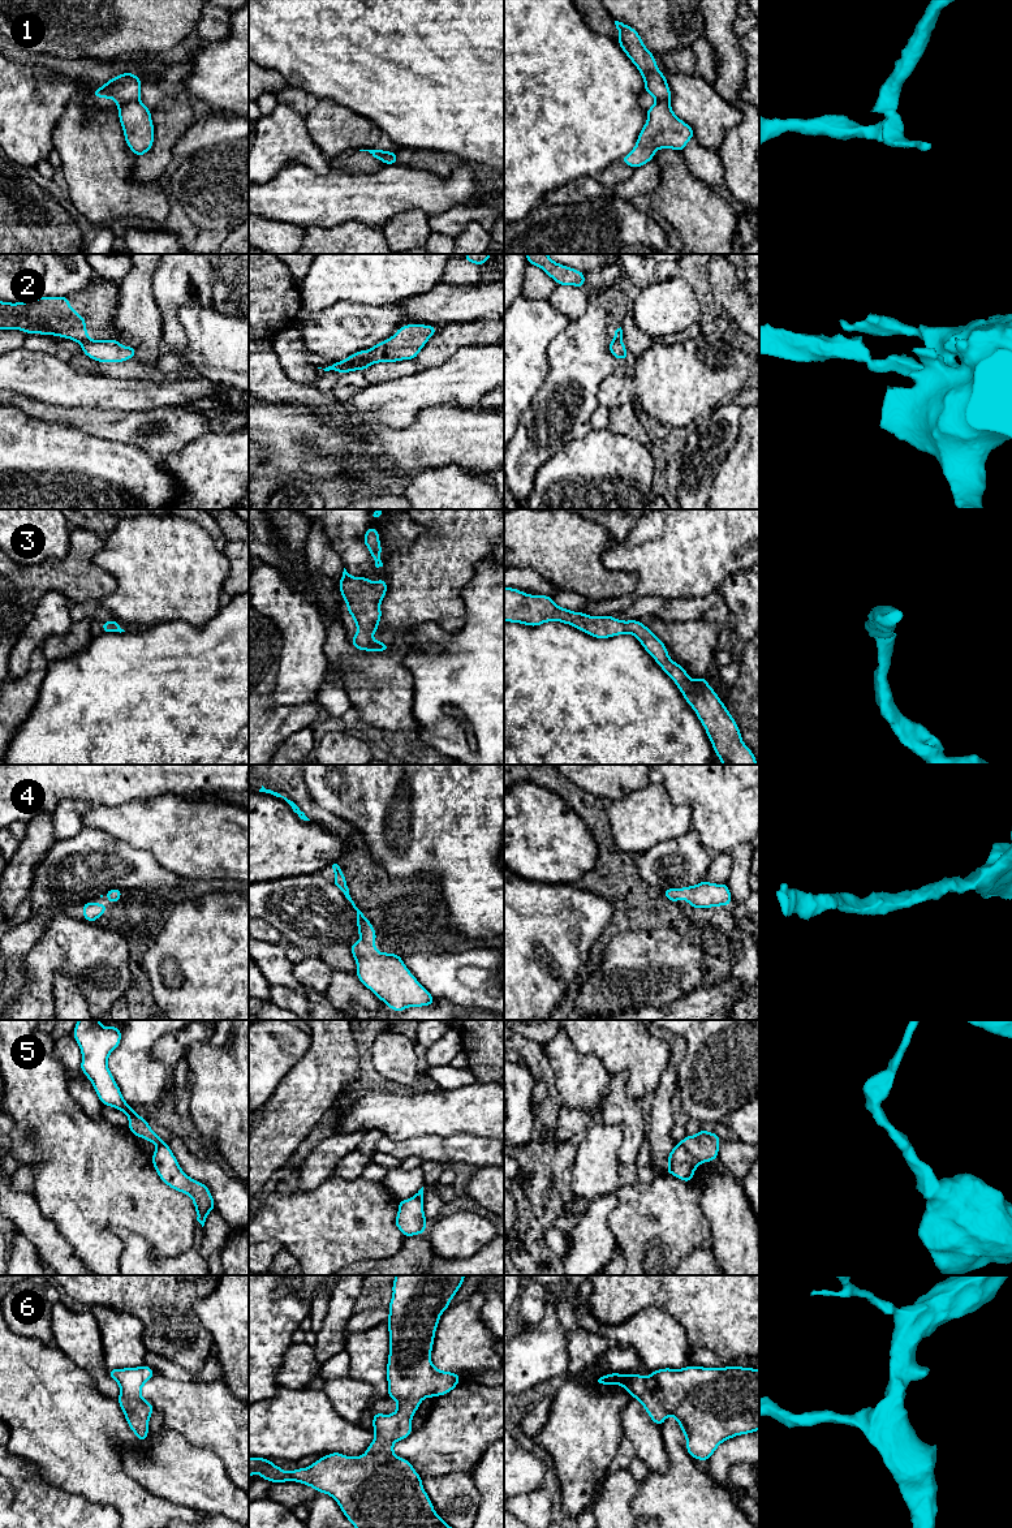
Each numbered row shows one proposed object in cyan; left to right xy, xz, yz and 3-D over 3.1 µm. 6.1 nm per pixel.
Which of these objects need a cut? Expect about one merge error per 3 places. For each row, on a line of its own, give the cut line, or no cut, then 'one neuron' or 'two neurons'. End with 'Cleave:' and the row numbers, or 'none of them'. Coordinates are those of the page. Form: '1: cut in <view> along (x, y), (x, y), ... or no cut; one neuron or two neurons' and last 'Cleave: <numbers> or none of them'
1: cut in xy along (138, 99), (132, 99), (119, 108); two neurons
2: cut in xy along (87, 339), (81, 344); two neurons
3: no cut; one neuron
4: no cut; one neuron
5: cut in yz along (680, 1143), (700, 1162); two neurons
6: no cut; one neuron
Cleave: 1, 2, 5

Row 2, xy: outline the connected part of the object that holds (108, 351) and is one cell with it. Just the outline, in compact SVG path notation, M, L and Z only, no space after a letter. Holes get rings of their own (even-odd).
M116 339L87 340L81 344L82 352L98 362L125 362L135 356L134 347L124 347Z

